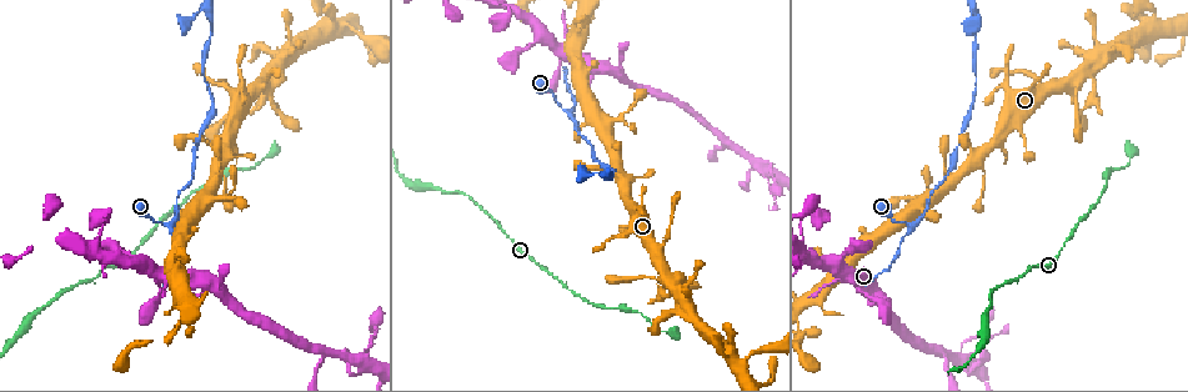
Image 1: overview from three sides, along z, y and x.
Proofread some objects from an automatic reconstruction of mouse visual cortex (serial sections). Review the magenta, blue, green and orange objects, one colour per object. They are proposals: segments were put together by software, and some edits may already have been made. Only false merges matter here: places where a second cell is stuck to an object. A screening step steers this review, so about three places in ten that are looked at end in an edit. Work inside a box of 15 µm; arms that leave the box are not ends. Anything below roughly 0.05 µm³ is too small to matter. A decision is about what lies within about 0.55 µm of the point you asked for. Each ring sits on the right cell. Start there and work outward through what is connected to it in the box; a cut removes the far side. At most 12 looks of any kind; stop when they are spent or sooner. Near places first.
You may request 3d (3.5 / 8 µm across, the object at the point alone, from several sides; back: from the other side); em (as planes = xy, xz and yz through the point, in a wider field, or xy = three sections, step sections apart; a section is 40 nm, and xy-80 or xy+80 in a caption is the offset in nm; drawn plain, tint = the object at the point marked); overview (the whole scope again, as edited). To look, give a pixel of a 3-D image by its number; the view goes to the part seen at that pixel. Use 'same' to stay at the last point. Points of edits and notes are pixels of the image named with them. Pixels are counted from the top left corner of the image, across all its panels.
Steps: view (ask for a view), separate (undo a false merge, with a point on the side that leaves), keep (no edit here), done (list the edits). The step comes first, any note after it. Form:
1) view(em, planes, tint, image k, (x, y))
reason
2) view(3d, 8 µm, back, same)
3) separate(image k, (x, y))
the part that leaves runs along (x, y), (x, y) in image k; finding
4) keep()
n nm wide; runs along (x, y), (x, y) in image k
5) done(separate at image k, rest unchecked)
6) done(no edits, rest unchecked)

view(3d, 8 µm, image 1, (567, 113))
arms part here

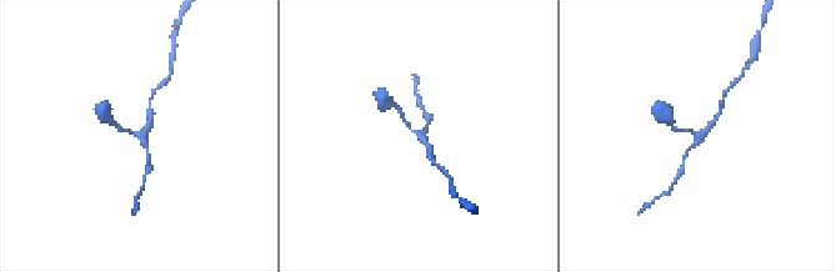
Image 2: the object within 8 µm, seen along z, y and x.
view(3d, 3.5 µm, image 2, (420, 135))

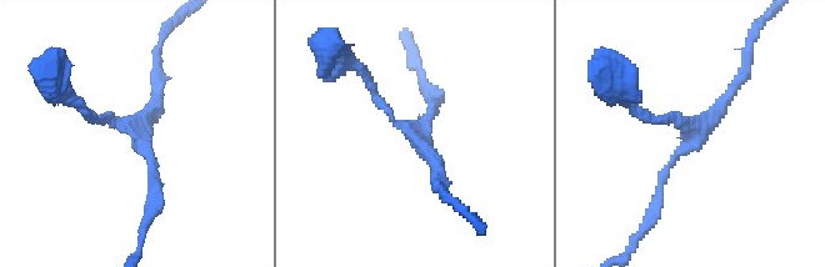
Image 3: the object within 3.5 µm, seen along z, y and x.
view(em, xy, step 5, tint, image 3, (417, 139))
need the tissue

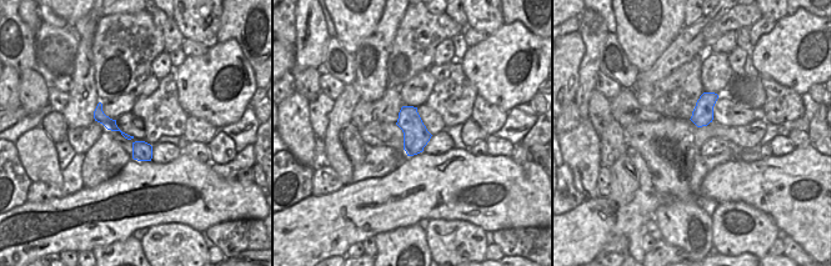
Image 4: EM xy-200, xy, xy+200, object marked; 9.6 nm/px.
keep()
240 nm wide; runs along (99, 109), (148, 157) in image 4; one cell here

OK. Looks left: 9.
view(3d, 3.5 µm, back, image 1, (620, 62))
narrows sharply

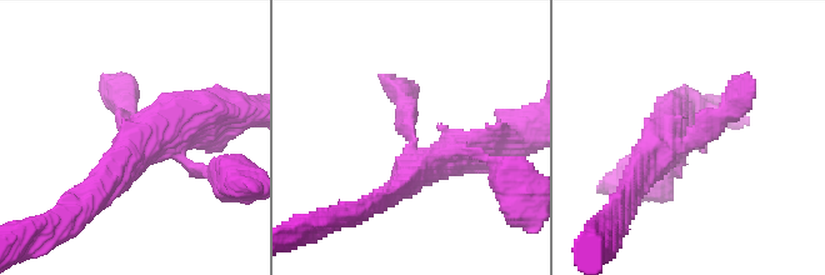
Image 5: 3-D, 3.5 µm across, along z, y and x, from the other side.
view(em, xy, step 5, tint, image 5, (692, 133))
3 arms; arms of 300, 350, 450 nm; need the tissue

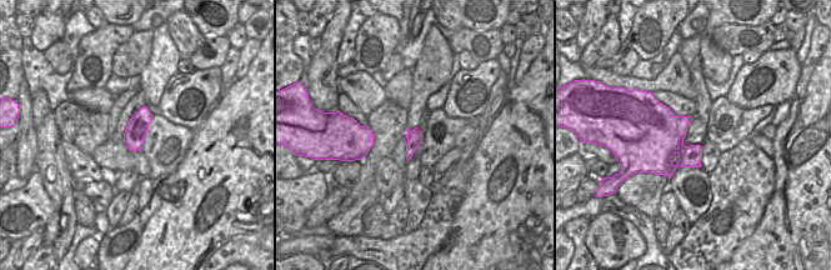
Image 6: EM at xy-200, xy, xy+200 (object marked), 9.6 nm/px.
keep()
runs along (460, 151), (418, 168), (390, 85) in image 5; one cell here

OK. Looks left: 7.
view(3d, 3.5 µm, image 1, (973, 10))
sharp bend

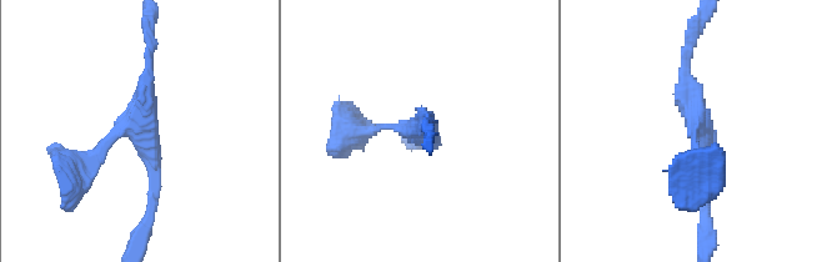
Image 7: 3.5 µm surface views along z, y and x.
keep()
runs along (429, 137), (399, 125), (352, 131) in image 7; all the same cell

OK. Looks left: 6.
view(3d, 3.5 µm, image 1, (1005, 78))
calibre changes

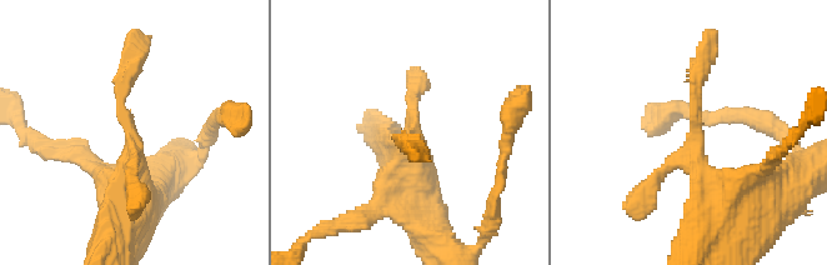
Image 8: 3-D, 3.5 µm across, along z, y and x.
view(em, xy, step 2, tint, image 8, (691, 125))
need the tissue

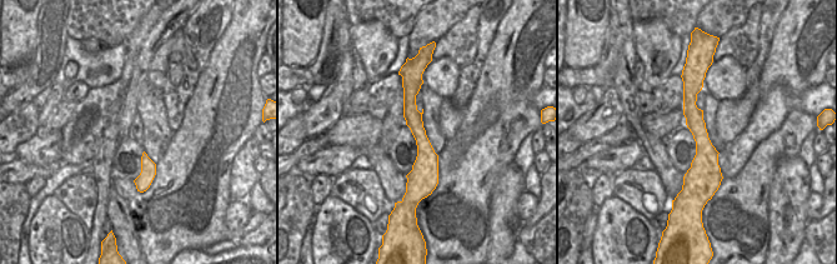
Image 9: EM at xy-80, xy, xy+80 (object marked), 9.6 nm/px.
view(em, xy, step 5, tint, same)

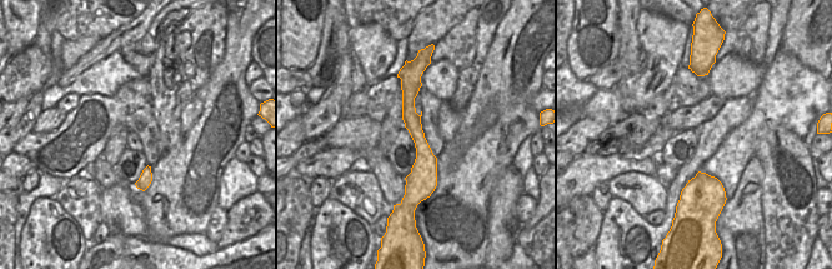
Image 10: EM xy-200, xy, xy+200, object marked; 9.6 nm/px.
keep()
runs along (738, 213), (697, 166), (693, 89), (710, 51) in image 8; continuous, no second cell

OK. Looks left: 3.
view(3d, 3.5 µm, image 1, (261, 161))
thin neck

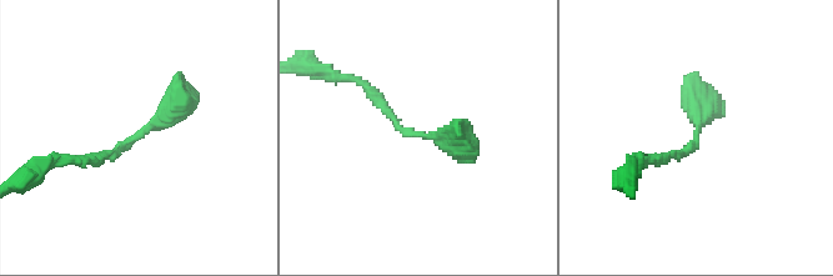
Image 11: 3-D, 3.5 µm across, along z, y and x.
view(em, xy, step 1, tint, image 11, (137, 136))

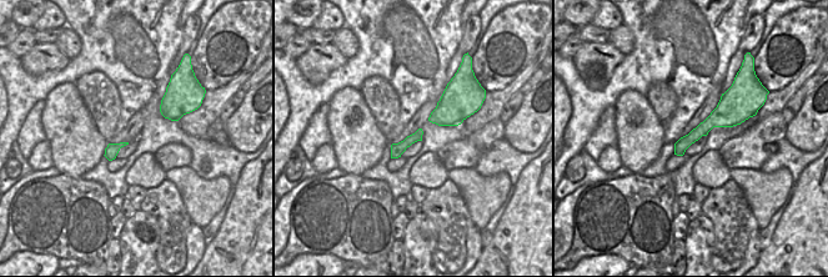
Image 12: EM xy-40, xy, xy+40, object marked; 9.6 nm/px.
separate(image 11, (151, 126))
the part that leaves runs along (119, 147), (172, 110), (181, 71) in image 11; two cells meet here

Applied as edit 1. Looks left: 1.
done(separate at image 11, rest unchecked)

